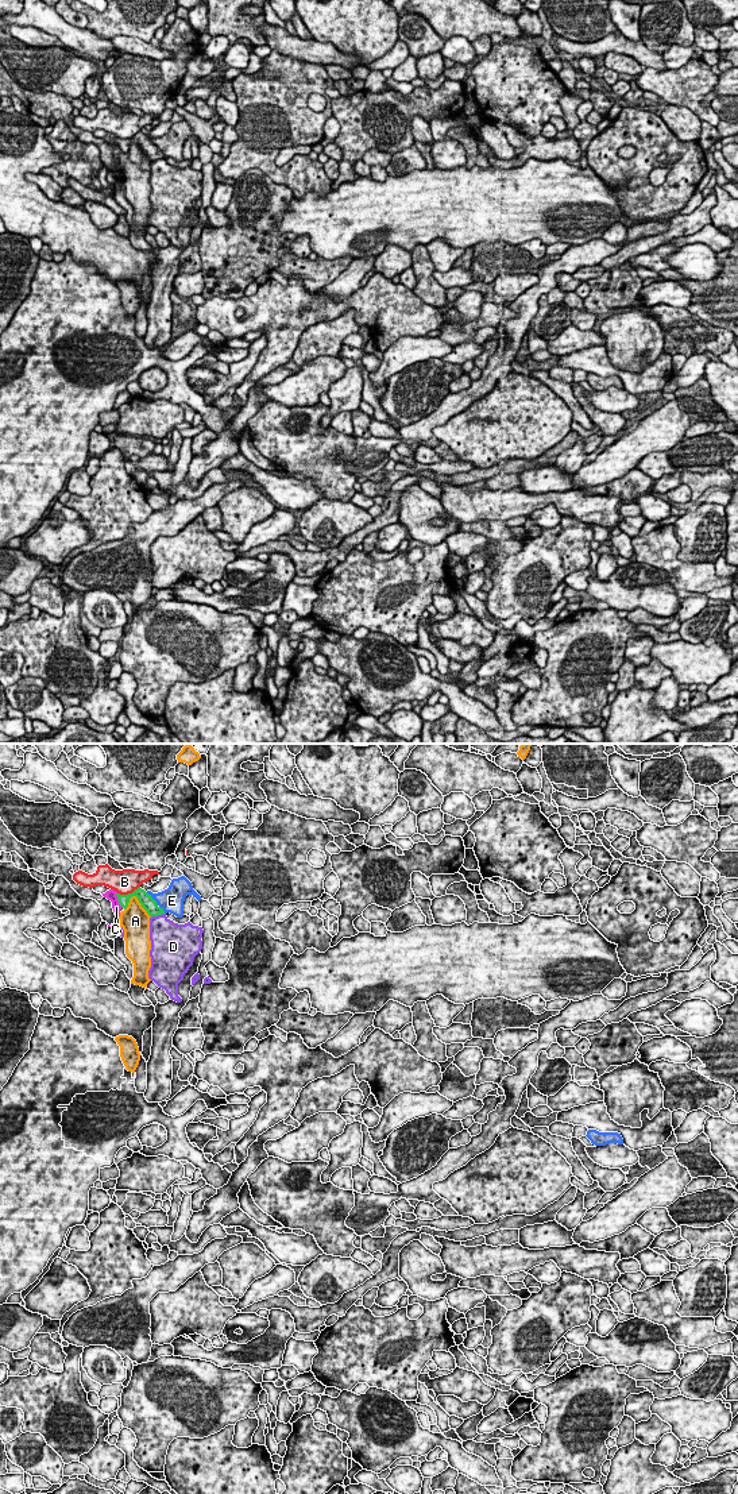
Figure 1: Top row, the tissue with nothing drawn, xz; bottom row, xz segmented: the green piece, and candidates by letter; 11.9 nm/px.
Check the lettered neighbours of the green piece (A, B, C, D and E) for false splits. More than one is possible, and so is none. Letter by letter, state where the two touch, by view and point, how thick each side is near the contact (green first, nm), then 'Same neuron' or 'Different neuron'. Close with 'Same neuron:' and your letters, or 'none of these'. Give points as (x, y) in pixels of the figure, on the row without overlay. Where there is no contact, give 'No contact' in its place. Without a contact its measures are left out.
A: Touches green at xz (142, 150). Thickness 160 nm (green) against 340 nm. Different neuron
B: Touches green at xz (128, 138). Thickness 160 nm (green) against 300 nm. Different neuron
C: Touches green at xz (118, 143). Thickness 130 nm (green) against 130 nm. Different neuron
D: Touches green at xz (157, 159). Thickness 160 nm (green) against 360 nm. Different neuron
E: Touches green at xz (155, 147). Thickness 160 nm (green) against 280 nm. Different neuron
Same neuron: none of these

